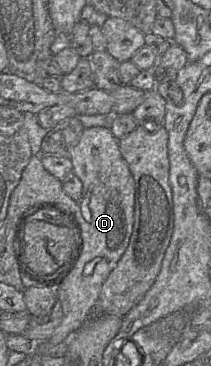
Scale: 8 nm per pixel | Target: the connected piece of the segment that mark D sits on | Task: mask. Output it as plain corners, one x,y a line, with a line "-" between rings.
108,127
84,128
69,156
73,174
82,182
82,196
74,216
80,225
83,249
72,272
56,289
63,318
48,339
51,344
68,341
82,324
93,317
101,288
124,254
134,223
135,182
122,157
117,140

